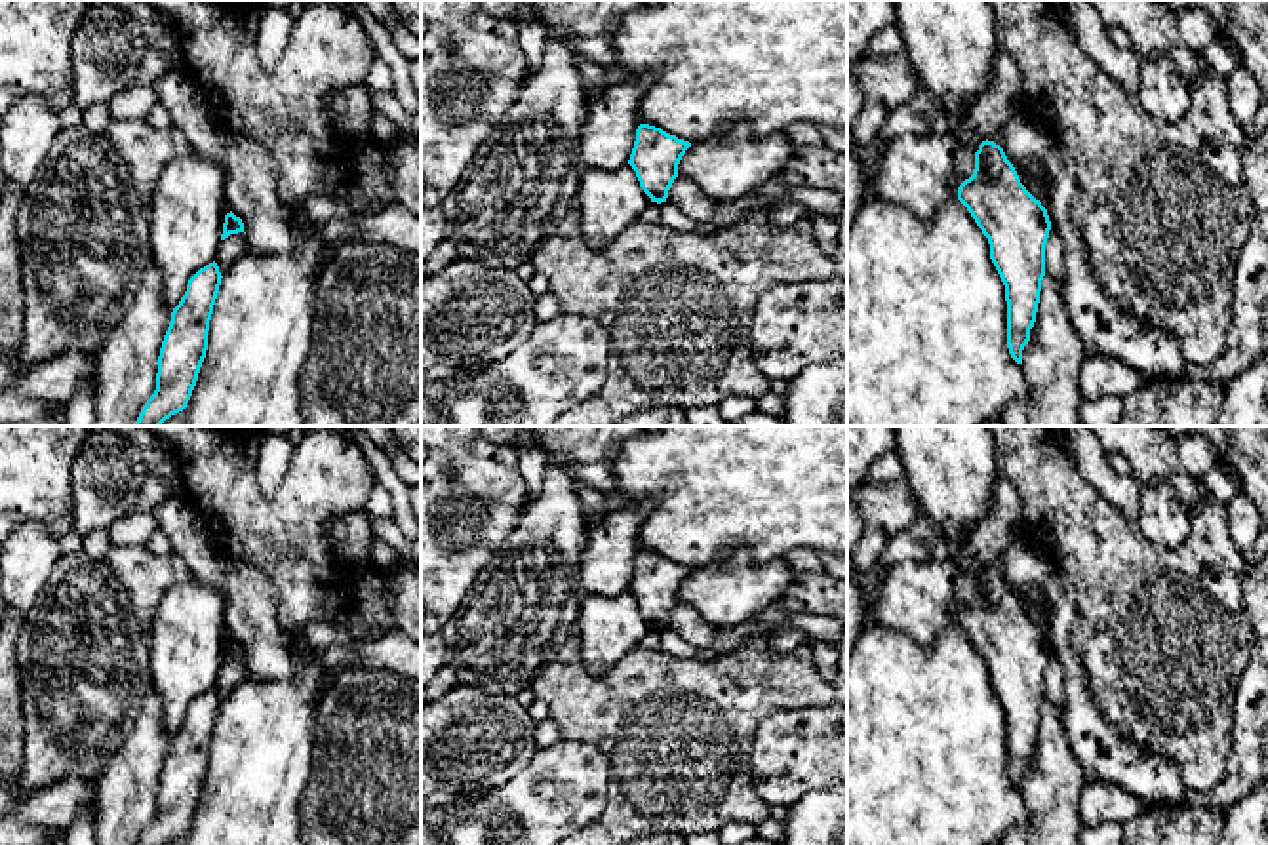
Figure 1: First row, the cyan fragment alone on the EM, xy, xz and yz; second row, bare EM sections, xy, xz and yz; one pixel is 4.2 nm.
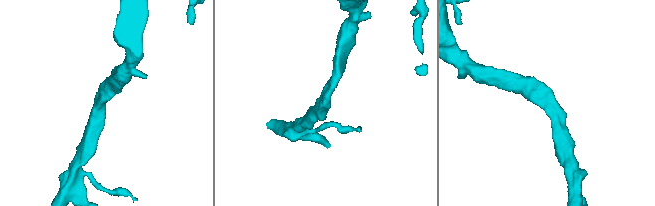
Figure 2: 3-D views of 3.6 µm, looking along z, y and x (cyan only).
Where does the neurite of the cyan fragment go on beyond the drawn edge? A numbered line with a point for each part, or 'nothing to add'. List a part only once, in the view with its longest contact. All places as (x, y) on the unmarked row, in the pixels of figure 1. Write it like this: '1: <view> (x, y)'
nothing to add

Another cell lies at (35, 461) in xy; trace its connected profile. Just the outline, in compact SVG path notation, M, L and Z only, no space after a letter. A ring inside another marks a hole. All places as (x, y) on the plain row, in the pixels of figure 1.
M0 426L0 550L6 539L27 521L42 523L61 539L72 529L72 462L95 426Z

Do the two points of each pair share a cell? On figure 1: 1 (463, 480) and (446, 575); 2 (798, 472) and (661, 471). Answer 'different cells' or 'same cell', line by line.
1: same cell
2: same cell

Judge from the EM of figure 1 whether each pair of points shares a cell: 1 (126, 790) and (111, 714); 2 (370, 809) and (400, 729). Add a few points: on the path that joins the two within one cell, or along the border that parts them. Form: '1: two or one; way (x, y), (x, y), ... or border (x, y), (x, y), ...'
1: two; border (139, 708), (132, 733), (111, 754), (94, 783)
2: one; way (389, 790), (396, 783), (396, 752), (400, 748)

